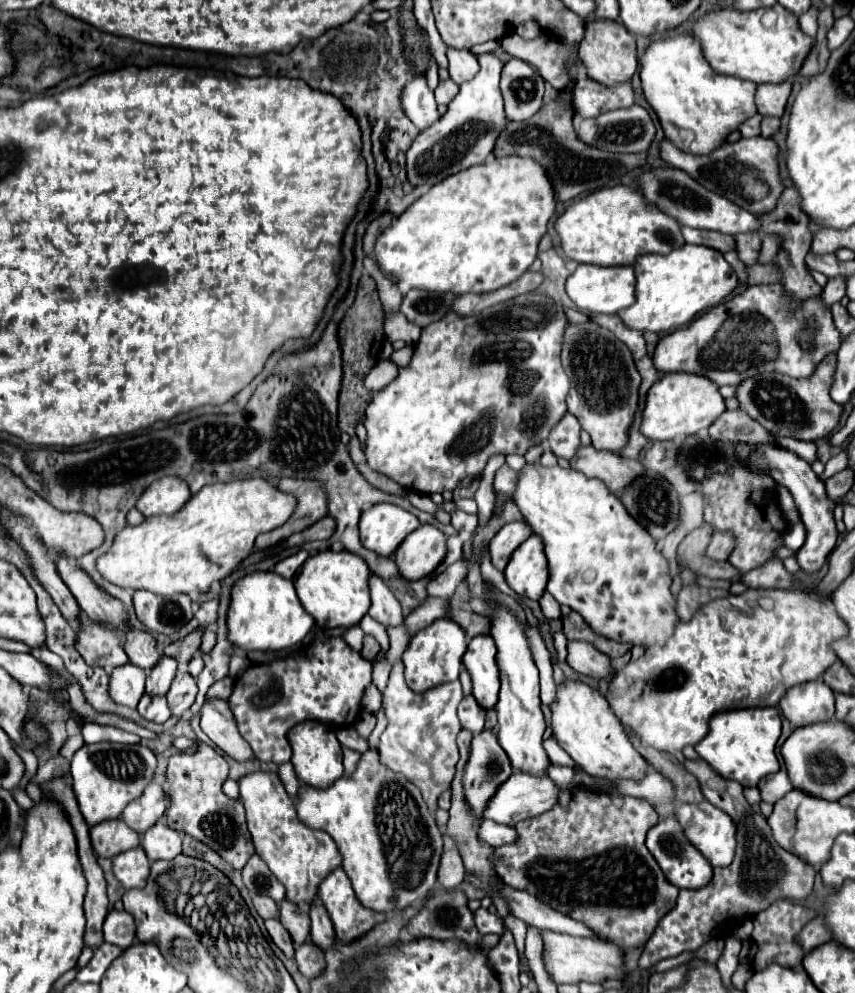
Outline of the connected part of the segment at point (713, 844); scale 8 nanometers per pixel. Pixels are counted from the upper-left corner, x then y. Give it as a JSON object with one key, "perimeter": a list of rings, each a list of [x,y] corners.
{"perimeter":[[[702,800],[698,806],[696,804],[680,804],[676,812],[678,822],[684,826],[686,836],[690,842],[702,852],[702,856],[712,864],[712,866],[728,866],[734,860],[736,852],[736,828],[734,822],[726,812],[710,804],[708,800]]]}

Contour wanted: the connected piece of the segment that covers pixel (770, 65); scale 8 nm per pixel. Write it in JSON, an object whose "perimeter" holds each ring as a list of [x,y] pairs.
{"perimeter":[[[780,4],[770,8],[758,8],[754,12],[738,10],[712,10],[698,18],[692,26],[692,34],[702,46],[702,54],[718,74],[732,74],[754,84],[778,84],[800,72],[804,56],[810,52],[812,38],[798,28],[794,18]]]}

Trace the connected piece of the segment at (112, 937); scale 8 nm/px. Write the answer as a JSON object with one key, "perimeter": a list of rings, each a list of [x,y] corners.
{"perimeter":[[[112,910],[104,922],[104,942],[128,948],[134,944],[134,938],[136,938],[134,918],[128,912]]]}

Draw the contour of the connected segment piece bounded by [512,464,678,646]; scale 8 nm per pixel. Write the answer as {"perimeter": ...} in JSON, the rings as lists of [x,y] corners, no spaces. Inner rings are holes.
{"perimeter":[[[526,464],[518,472],[518,484],[512,492],[512,502],[518,506],[524,522],[534,534],[542,536],[550,580],[546,592],[550,592],[560,604],[568,604],[580,612],[594,632],[632,644],[662,644],[678,622],[674,606],[676,598],[670,594],[672,578],[668,574],[668,560],[656,548],[656,542],[646,530],[626,512],[618,496],[614,496],[600,480],[586,478],[574,468]]]}

